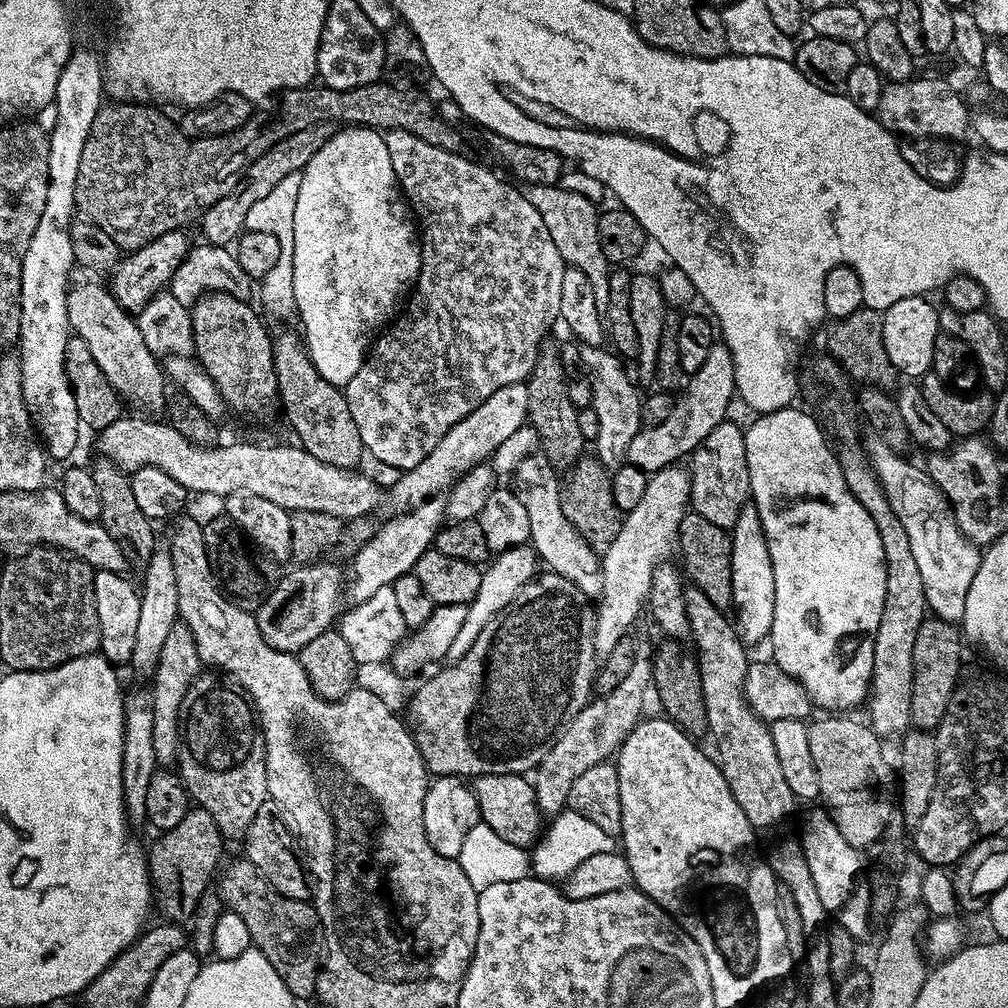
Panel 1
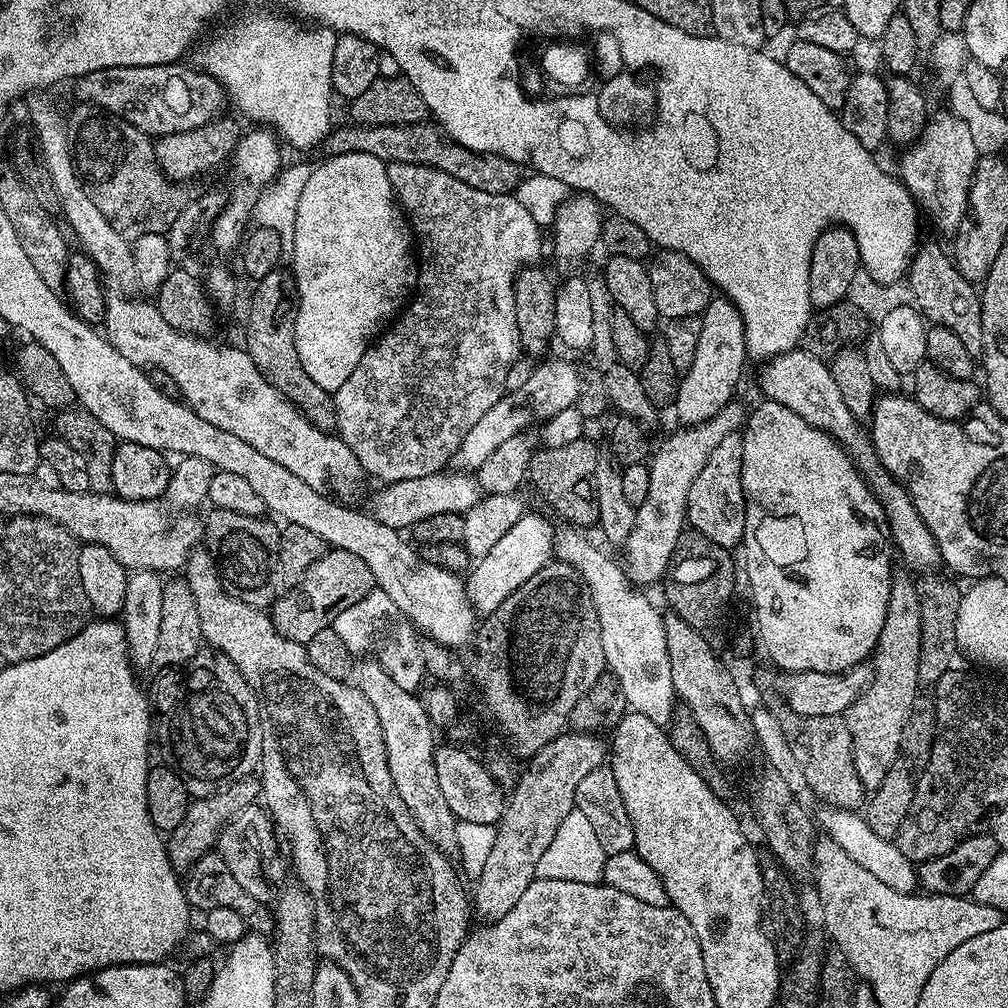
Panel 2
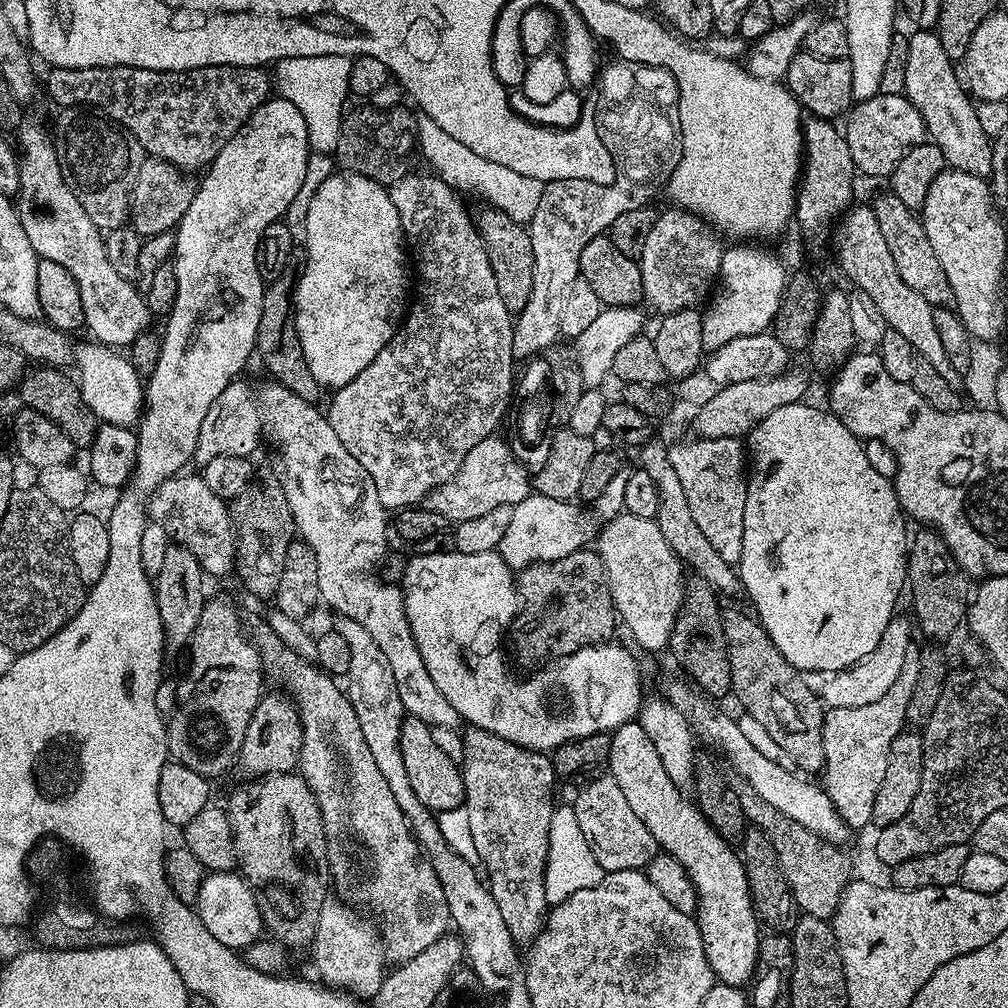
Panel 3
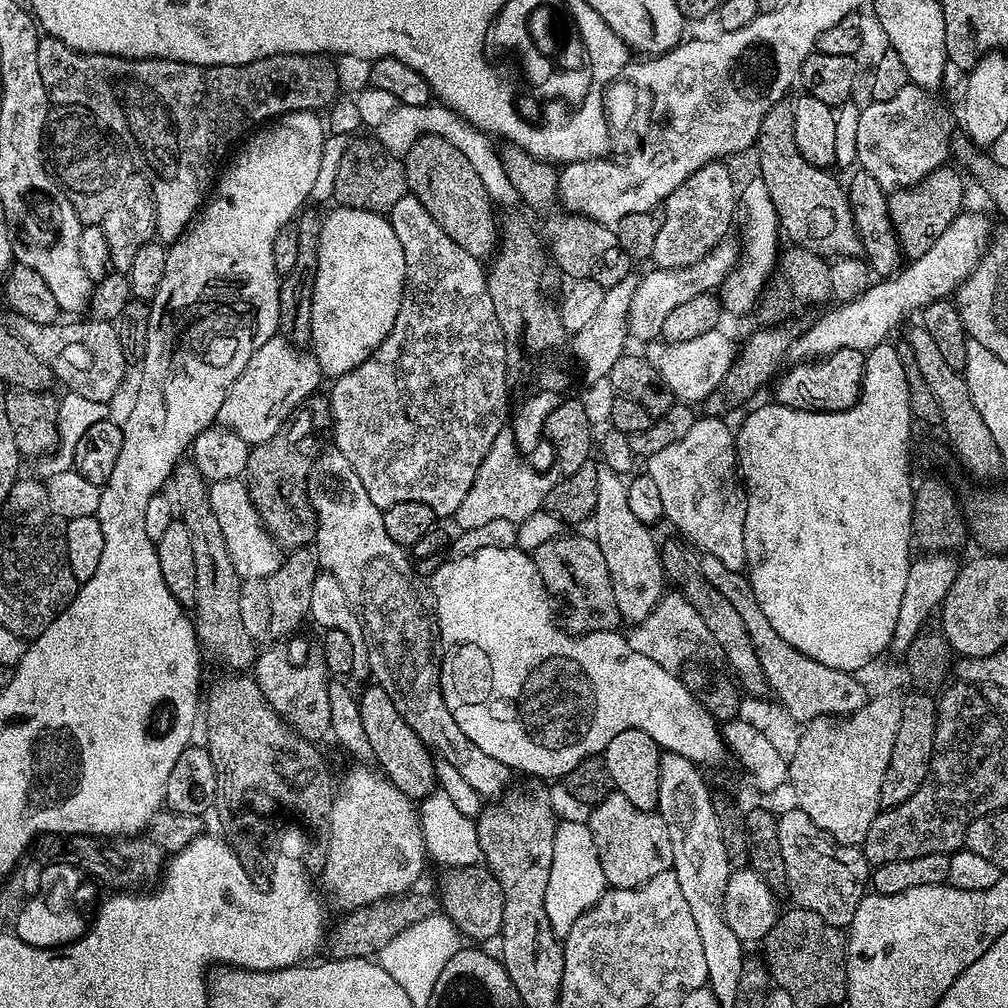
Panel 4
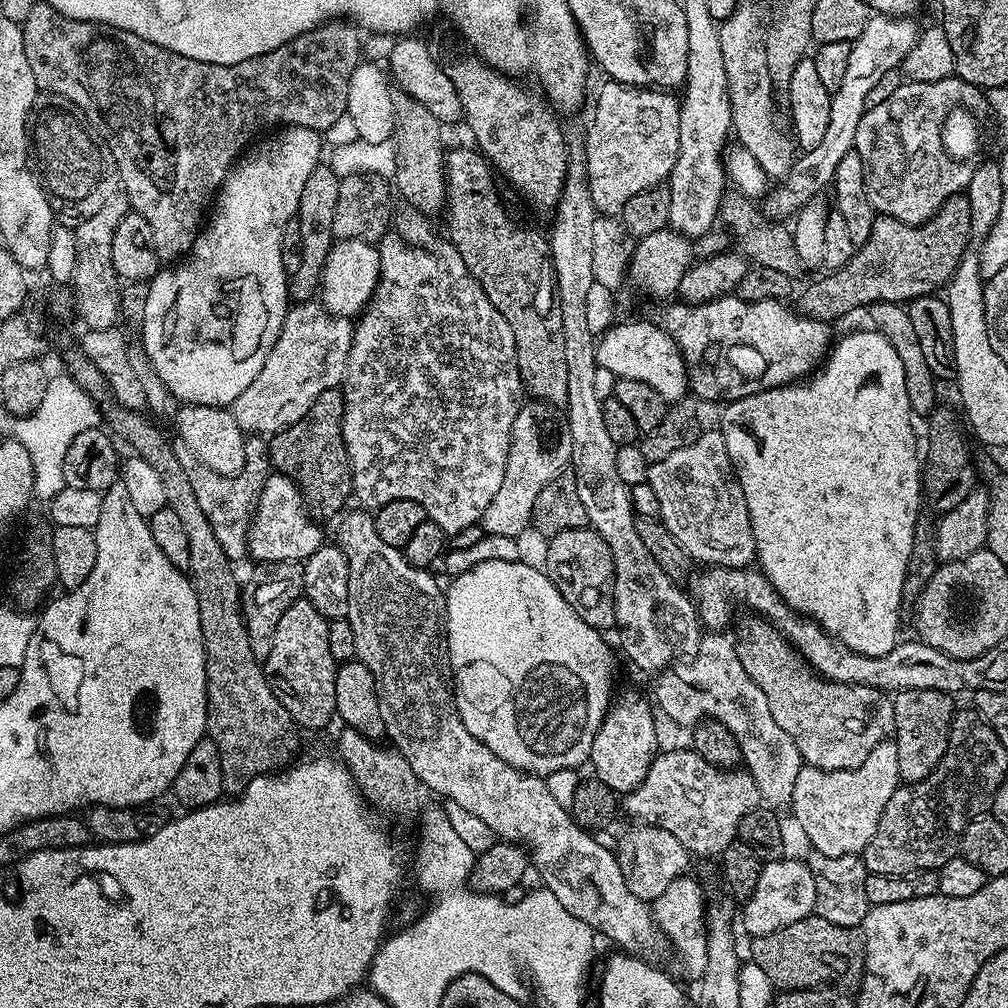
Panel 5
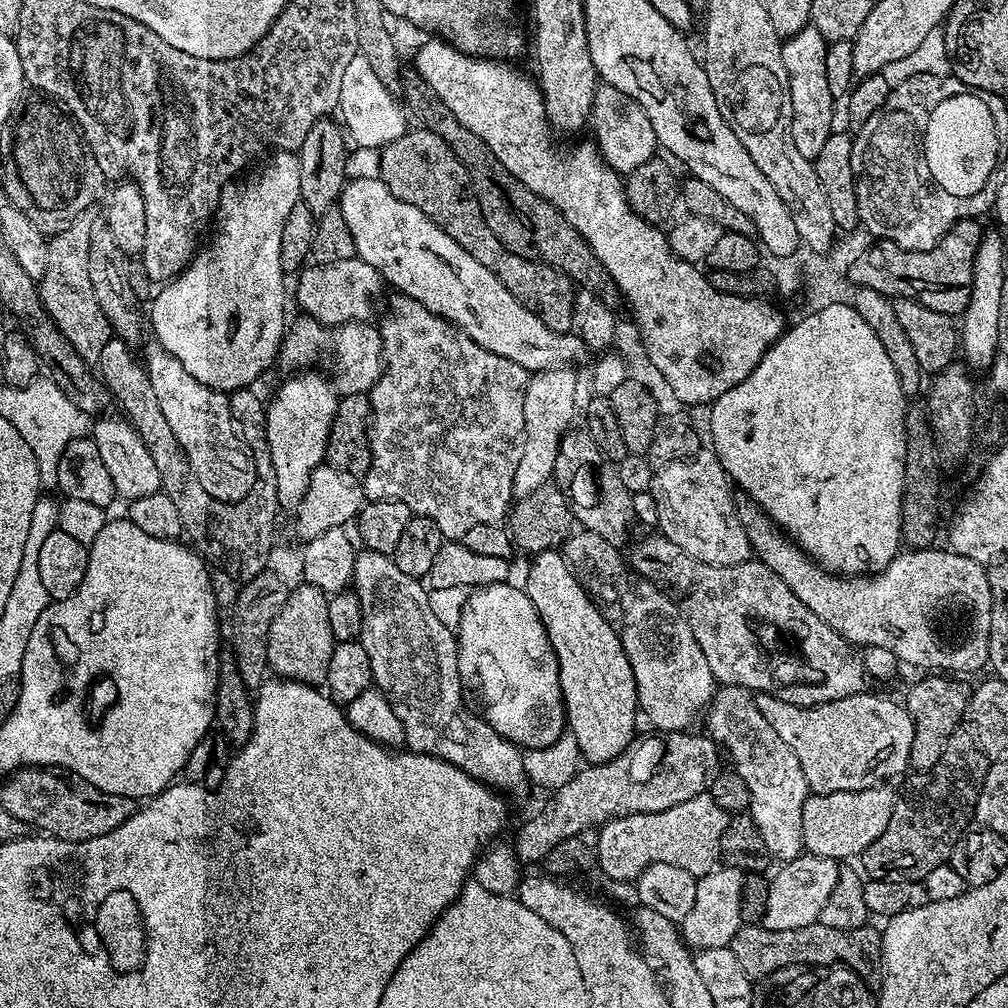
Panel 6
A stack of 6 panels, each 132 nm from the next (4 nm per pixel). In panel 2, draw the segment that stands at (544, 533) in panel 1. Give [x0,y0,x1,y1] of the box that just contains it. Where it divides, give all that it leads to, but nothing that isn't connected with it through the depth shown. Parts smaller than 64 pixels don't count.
[554,527,678,725]

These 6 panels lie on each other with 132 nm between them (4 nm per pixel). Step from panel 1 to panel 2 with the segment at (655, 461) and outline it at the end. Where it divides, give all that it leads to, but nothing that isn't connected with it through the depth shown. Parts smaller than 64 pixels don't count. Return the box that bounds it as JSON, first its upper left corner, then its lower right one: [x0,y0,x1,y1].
[674,294,749,426]

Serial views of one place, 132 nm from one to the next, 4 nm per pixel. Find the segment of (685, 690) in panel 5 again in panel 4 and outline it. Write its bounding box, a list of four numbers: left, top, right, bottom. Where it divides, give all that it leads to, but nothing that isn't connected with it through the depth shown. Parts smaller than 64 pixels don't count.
[626,590,713,673]

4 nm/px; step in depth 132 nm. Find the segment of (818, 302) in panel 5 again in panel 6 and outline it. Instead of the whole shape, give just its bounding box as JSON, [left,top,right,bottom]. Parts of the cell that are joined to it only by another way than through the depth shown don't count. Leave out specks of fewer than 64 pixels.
[848,218,985,318]

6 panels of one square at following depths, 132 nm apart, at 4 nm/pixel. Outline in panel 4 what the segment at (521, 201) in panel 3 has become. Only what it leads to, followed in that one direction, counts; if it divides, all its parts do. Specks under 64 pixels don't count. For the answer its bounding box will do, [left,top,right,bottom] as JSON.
[376,102,519,208]

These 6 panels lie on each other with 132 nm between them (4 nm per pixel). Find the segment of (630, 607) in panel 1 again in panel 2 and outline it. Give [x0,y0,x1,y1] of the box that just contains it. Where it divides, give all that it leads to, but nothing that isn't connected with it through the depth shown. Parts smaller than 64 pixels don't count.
[622,402,746,586]

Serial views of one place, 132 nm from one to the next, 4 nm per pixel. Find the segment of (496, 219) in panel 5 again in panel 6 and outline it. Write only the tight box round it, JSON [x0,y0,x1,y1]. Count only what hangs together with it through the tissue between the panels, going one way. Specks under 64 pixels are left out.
[379,126,577,333]

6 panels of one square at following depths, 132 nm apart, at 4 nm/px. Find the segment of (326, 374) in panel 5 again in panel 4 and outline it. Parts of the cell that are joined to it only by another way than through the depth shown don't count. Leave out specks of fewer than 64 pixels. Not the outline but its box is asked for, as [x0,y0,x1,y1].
[216,335,322,446]

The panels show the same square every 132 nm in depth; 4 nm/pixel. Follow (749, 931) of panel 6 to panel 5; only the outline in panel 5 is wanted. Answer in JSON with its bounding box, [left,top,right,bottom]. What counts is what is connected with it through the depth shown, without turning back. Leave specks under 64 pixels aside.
[751,914,864,990]

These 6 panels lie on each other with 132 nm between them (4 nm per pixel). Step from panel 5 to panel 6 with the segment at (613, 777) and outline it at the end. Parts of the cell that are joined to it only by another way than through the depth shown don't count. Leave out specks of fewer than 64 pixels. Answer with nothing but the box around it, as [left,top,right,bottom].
[522,551,637,764]

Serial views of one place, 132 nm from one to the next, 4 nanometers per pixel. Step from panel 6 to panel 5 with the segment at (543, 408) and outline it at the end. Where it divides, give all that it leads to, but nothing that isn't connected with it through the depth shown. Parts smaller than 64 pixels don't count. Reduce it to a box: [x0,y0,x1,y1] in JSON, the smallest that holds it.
[480,406,572,537]

